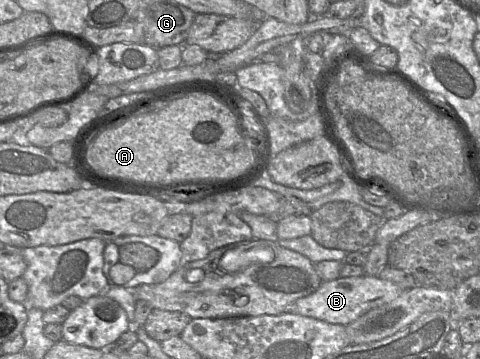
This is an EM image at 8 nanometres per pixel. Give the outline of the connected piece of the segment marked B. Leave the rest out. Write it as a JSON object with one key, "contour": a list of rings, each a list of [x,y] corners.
{"contour":[[[374,276],[339,277],[335,280],[323,281],[312,294],[299,298],[292,303],[287,312],[346,326],[369,310],[393,301],[402,292],[403,289],[394,282]]]}

